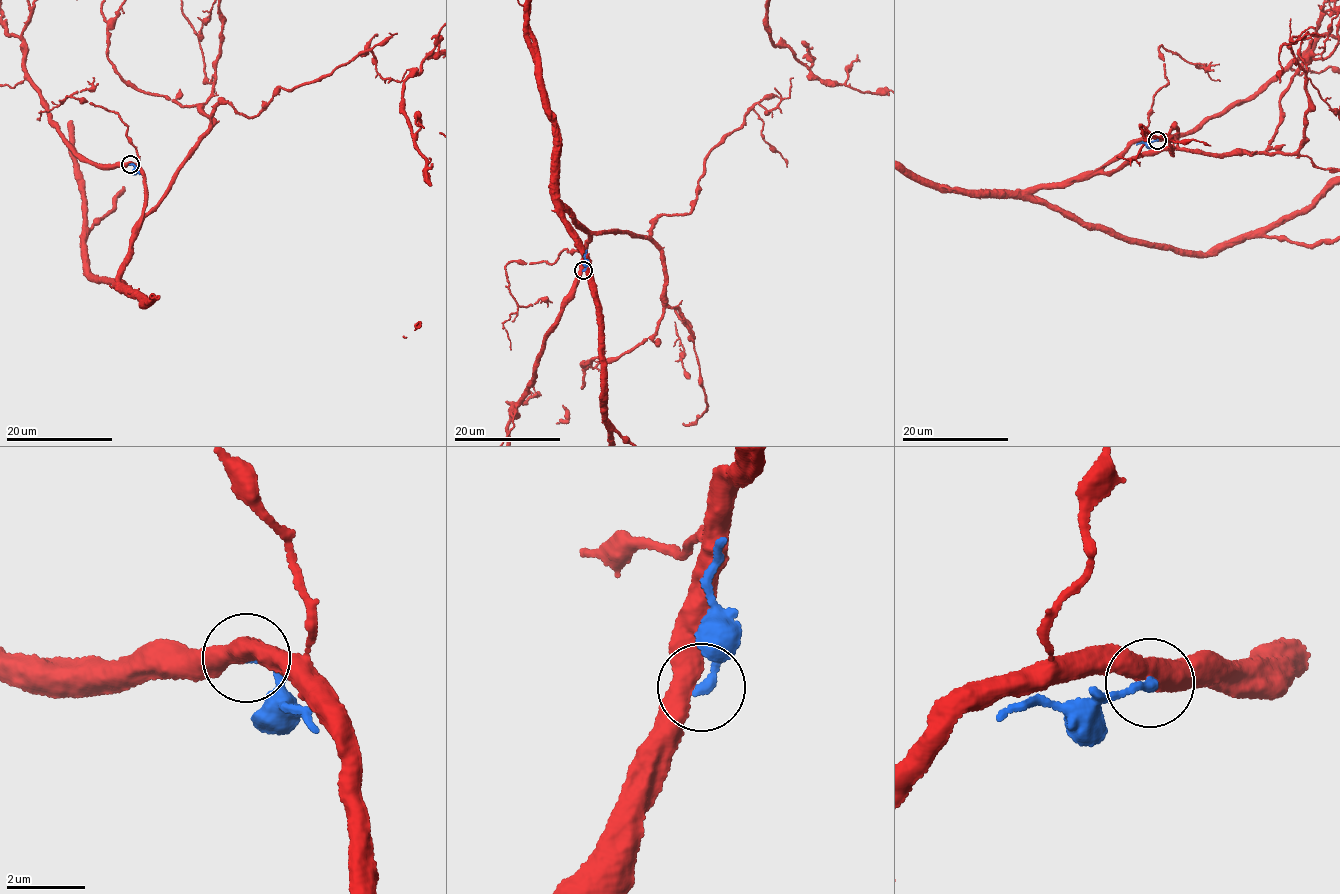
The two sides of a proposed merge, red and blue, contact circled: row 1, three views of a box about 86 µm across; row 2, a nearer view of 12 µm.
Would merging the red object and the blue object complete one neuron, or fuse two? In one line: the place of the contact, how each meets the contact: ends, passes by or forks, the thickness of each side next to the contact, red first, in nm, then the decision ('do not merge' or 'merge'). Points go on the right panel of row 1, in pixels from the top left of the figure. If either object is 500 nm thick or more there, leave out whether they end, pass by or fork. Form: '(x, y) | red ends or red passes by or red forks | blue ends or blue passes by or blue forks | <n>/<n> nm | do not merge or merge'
(1157, 140) | red passes by | blue ends | 480/240 nm | do not merge

